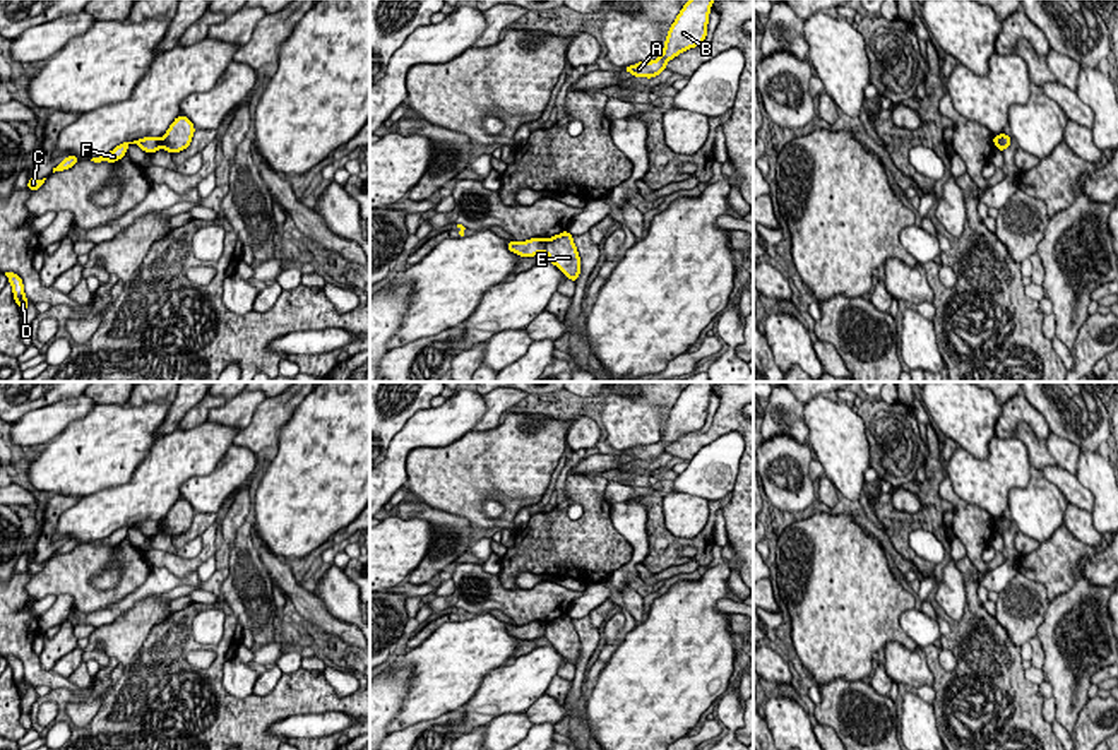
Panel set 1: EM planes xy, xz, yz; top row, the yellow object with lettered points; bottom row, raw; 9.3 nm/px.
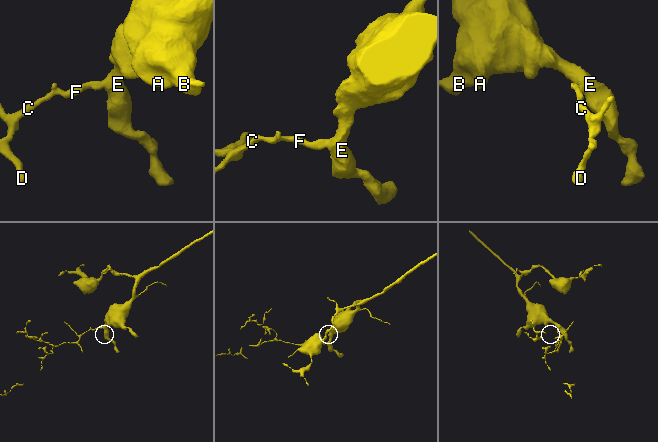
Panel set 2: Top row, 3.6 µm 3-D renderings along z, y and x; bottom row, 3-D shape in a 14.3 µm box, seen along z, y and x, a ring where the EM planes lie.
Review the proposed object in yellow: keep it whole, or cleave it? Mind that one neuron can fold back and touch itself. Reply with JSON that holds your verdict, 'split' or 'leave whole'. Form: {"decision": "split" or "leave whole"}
{"decision": "split"}

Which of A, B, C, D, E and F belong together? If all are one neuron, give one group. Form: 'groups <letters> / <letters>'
groups A B E / C D F

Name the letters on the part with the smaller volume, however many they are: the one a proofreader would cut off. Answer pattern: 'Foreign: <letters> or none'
Foreign: C, D, F

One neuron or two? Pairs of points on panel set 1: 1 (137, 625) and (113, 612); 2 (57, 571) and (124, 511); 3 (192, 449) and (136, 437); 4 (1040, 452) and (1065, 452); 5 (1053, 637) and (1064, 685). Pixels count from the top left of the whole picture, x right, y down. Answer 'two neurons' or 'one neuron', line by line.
1: two neurons
2: two neurons
3: two neurons
4: two neurons
5: one neuron

